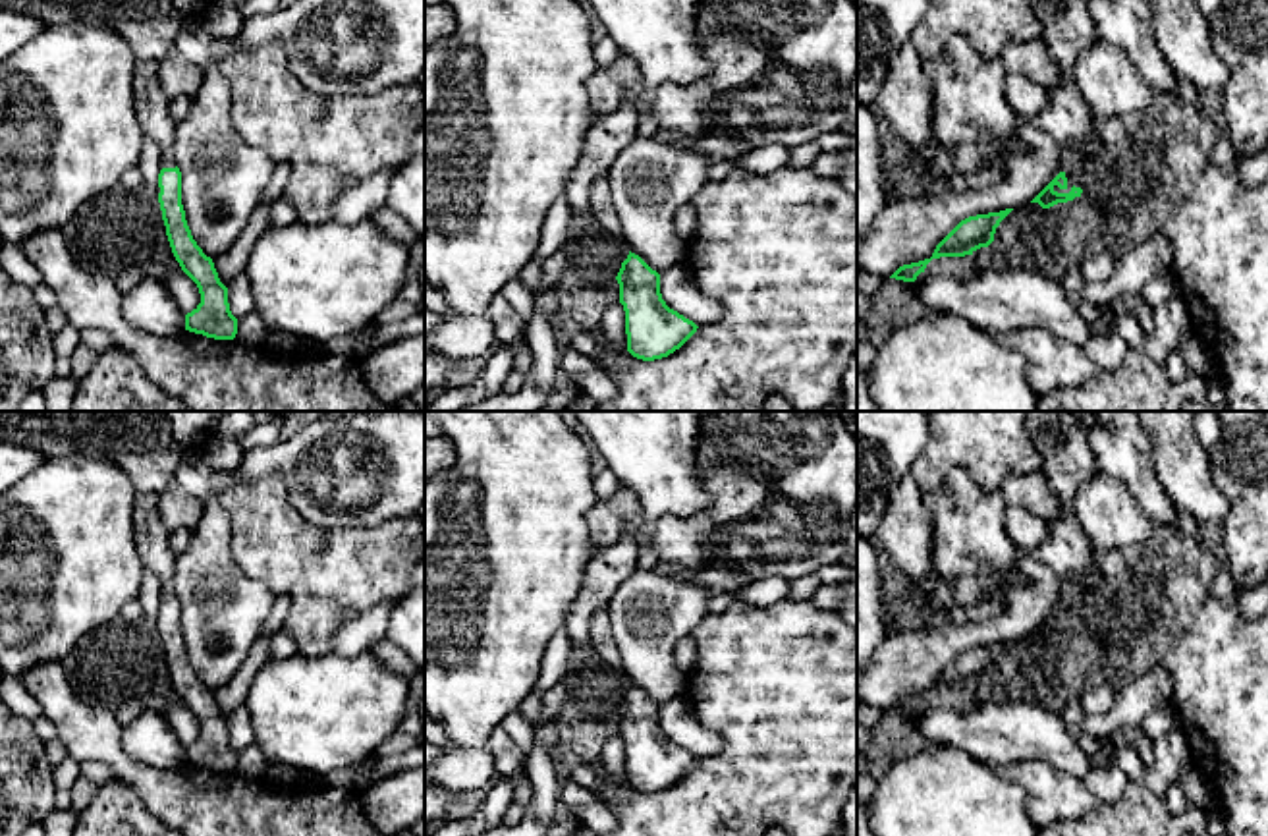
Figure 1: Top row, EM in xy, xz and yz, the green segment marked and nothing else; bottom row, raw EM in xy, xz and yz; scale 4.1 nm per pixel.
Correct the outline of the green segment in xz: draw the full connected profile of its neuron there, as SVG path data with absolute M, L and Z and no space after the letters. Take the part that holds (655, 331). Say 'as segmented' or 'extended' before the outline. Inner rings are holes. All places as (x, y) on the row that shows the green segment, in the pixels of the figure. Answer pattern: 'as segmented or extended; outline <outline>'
as segmented; outline M631 253L616 276L625 311L627 351L643 361L668 357L695 332L697 324L670 309L660 293L660 274Z

